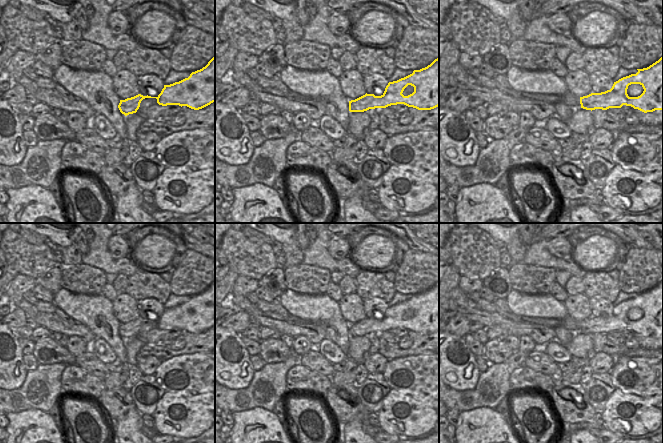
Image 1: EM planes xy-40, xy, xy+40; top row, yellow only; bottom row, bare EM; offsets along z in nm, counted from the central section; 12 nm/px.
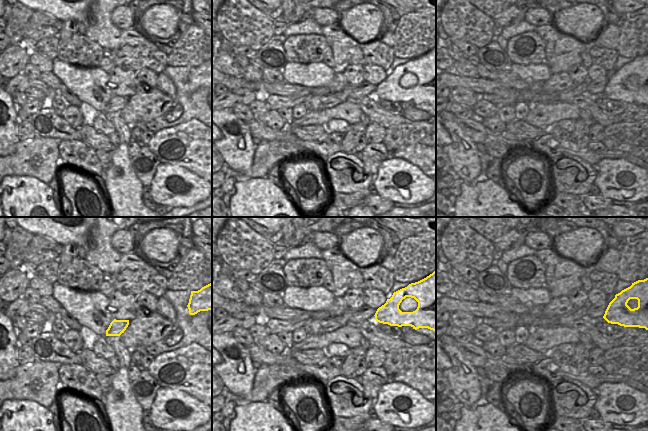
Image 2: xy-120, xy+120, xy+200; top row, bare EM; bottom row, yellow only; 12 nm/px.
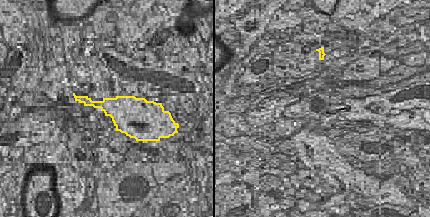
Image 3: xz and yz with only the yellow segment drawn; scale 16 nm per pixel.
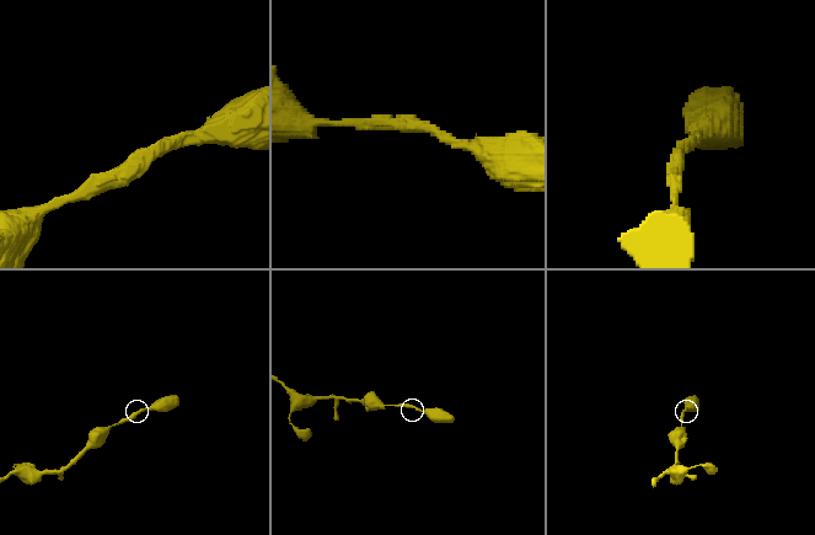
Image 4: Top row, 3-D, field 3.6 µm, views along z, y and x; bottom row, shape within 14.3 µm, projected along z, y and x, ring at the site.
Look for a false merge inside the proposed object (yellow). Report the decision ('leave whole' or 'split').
leave whole

